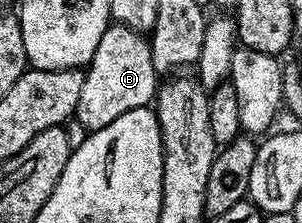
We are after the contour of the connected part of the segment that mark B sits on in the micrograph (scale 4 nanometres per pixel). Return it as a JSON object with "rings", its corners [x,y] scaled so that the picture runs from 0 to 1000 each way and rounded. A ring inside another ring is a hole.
{"rings":[[[368,108],[315,215],[315,251],[281,314],[275,413],[262,413],[262,466],[248,547],[305,592],[354,574],[368,538],[394,538],[407,502],[434,502],[464,475],[493,475],[517,444],[526,336],[507,283],[507,215],[497,175],[464,135],[437,135],[397,108]]]}

